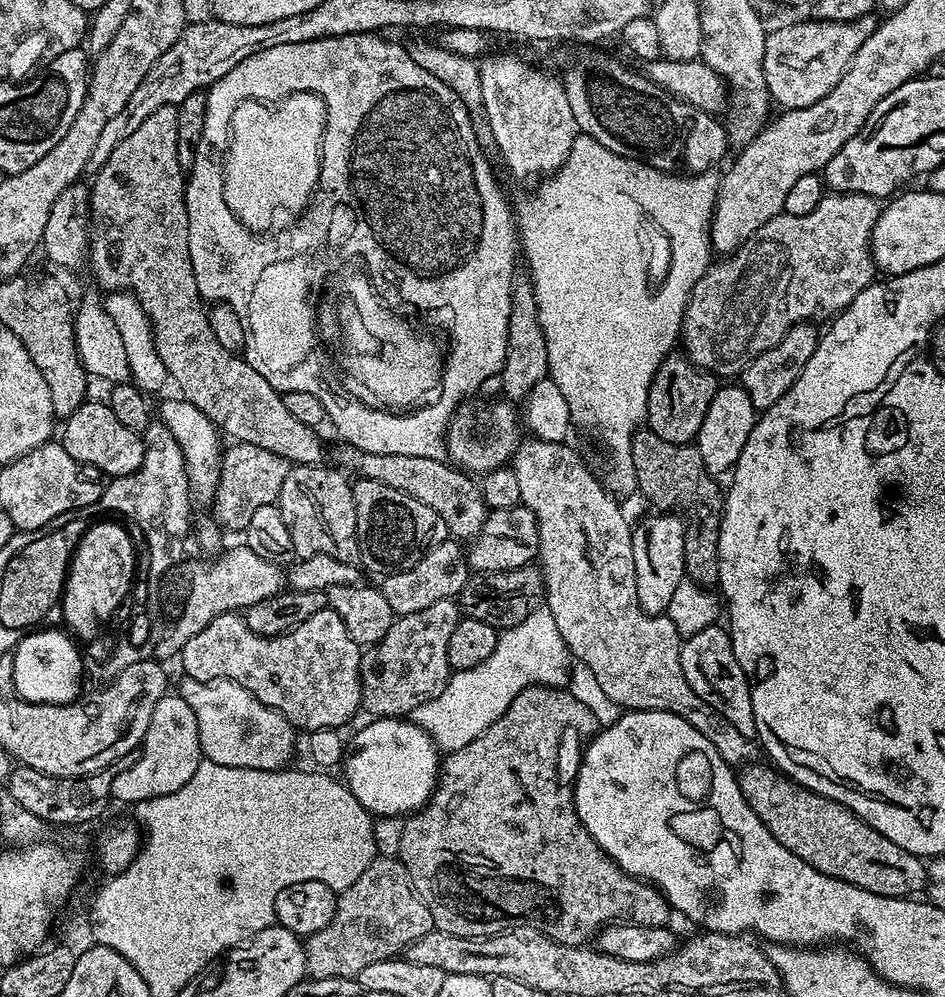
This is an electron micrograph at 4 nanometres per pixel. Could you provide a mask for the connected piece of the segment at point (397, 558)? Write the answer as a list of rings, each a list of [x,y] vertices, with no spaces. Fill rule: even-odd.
[[[357,479],[352,486],[356,507],[356,537],[360,543],[363,571],[377,572],[380,578],[410,570],[434,546],[449,539],[445,522],[425,502],[412,498],[402,490],[394,490],[382,482]]]

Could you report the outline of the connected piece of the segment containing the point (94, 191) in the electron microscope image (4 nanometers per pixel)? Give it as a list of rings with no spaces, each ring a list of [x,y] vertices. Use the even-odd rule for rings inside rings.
[[[176,105],[162,106],[162,110],[154,110],[154,114],[150,114],[150,118],[146,118],[146,122],[142,122],[142,126],[138,126],[138,130],[134,130],[134,134],[130,134],[130,138],[126,138],[126,142],[122,142],[122,146],[118,146],[118,150],[114,150],[114,154],[110,154],[110,158],[106,158],[106,162],[100,167],[100,171],[95,173],[93,180],[96,181],[91,181],[88,197],[90,227],[86,249],[87,267],[89,269],[92,267],[93,278],[104,287],[103,291],[105,293],[131,292],[135,296],[140,308],[146,314],[146,318],[152,323],[152,341],[158,350],[158,358],[162,358],[162,366],[166,366],[169,377],[174,381],[174,384],[176,380],[177,386],[180,387],[179,395],[190,401],[194,406],[198,406],[198,410],[202,410],[202,414],[206,414],[206,418],[210,418],[210,422],[214,422],[225,437],[233,436],[231,438],[233,441],[249,443],[251,446],[260,446],[265,450],[272,450],[279,457],[288,460],[292,466],[321,463],[325,458],[323,457],[324,444],[320,441],[319,434],[310,425],[303,424],[288,409],[288,404],[284,401],[287,399],[277,392],[274,386],[270,386],[270,382],[266,382],[266,378],[262,378],[262,374],[258,374],[258,370],[254,370],[254,366],[250,366],[243,355],[226,350],[215,338],[214,331],[211,330],[209,309],[206,307],[205,301],[200,299],[200,291],[194,278],[194,266],[190,262],[188,211],[184,205],[186,174],[178,166],[178,114],[176,113]]]

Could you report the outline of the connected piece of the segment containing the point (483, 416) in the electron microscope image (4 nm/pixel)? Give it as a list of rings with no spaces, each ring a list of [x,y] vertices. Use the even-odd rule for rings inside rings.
[[[507,399],[484,402],[477,410],[472,402],[465,402],[452,413],[446,433],[446,452],[464,472],[485,474],[505,467],[518,448],[516,440],[516,412]],[[497,403],[497,404],[496,404]]]

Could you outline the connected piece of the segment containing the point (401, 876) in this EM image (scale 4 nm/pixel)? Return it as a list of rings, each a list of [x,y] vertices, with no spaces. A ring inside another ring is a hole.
[[[380,856],[372,865],[362,870],[362,878],[354,882],[336,898],[334,918],[325,928],[307,937],[304,953],[308,963],[307,975],[312,980],[343,980],[355,978],[365,966],[385,960],[391,956],[400,956],[410,945],[418,942],[422,934],[433,931],[432,915],[426,902],[416,892],[406,866],[398,858]]]

